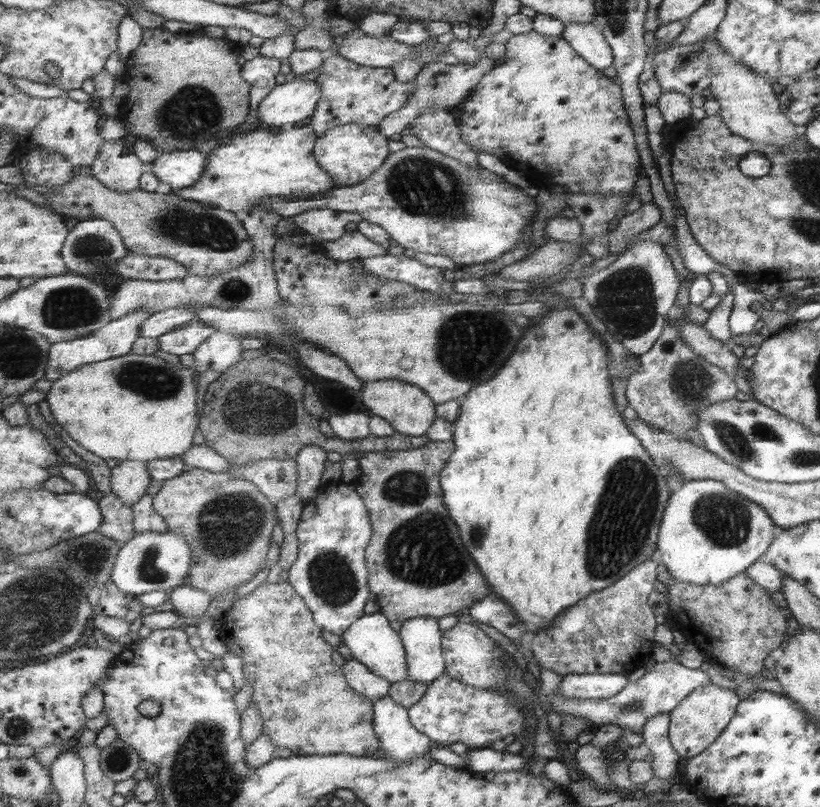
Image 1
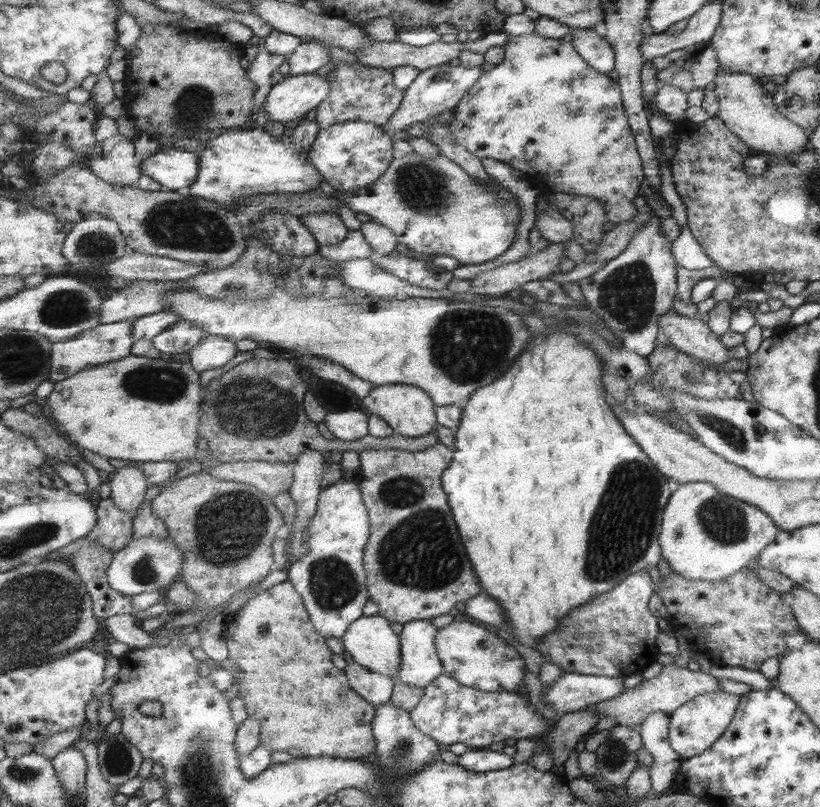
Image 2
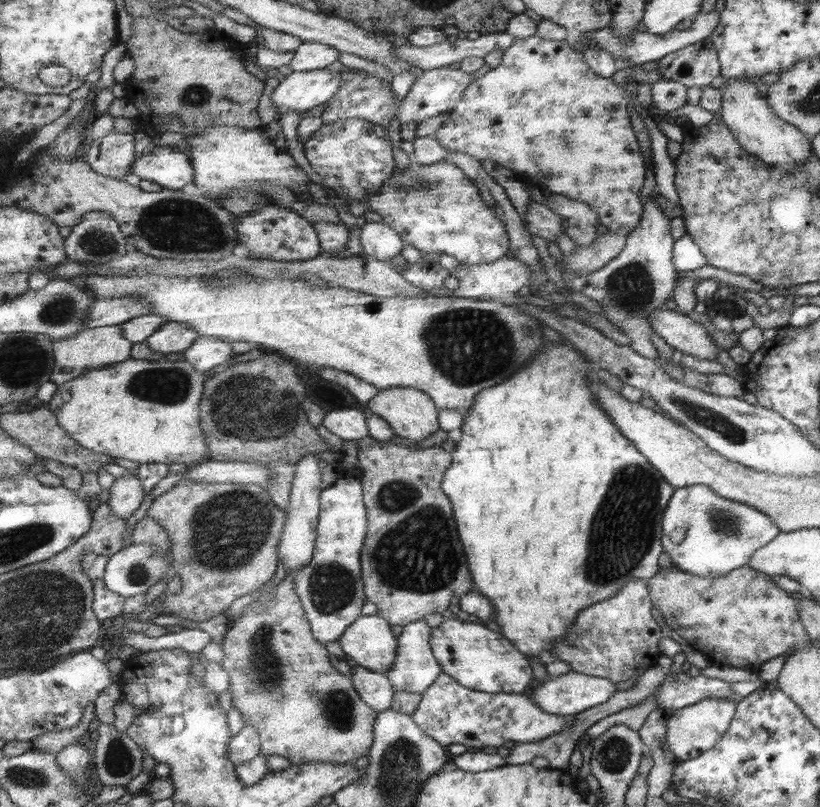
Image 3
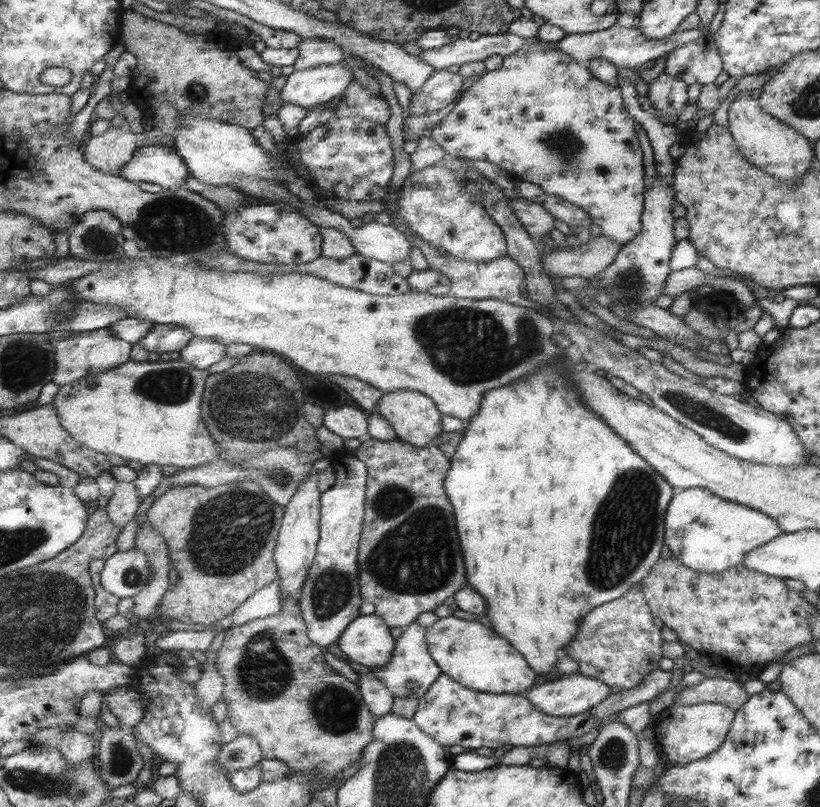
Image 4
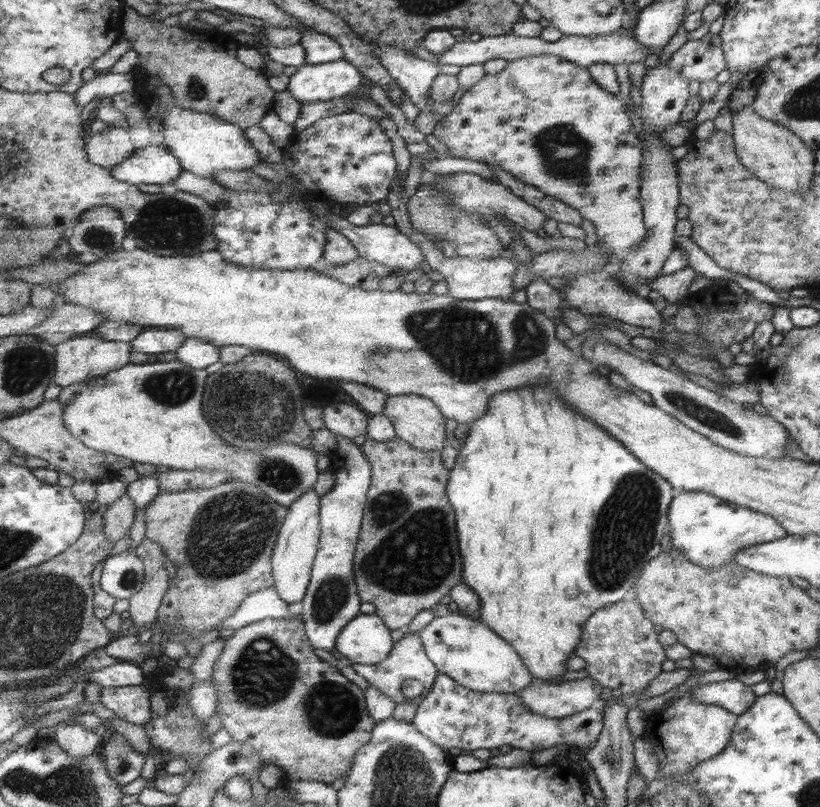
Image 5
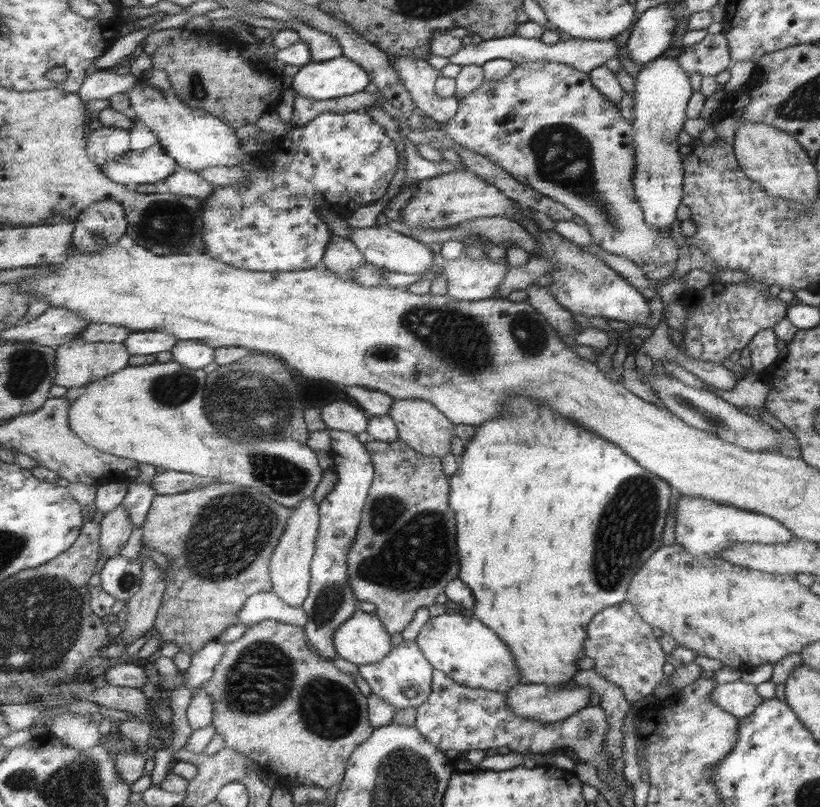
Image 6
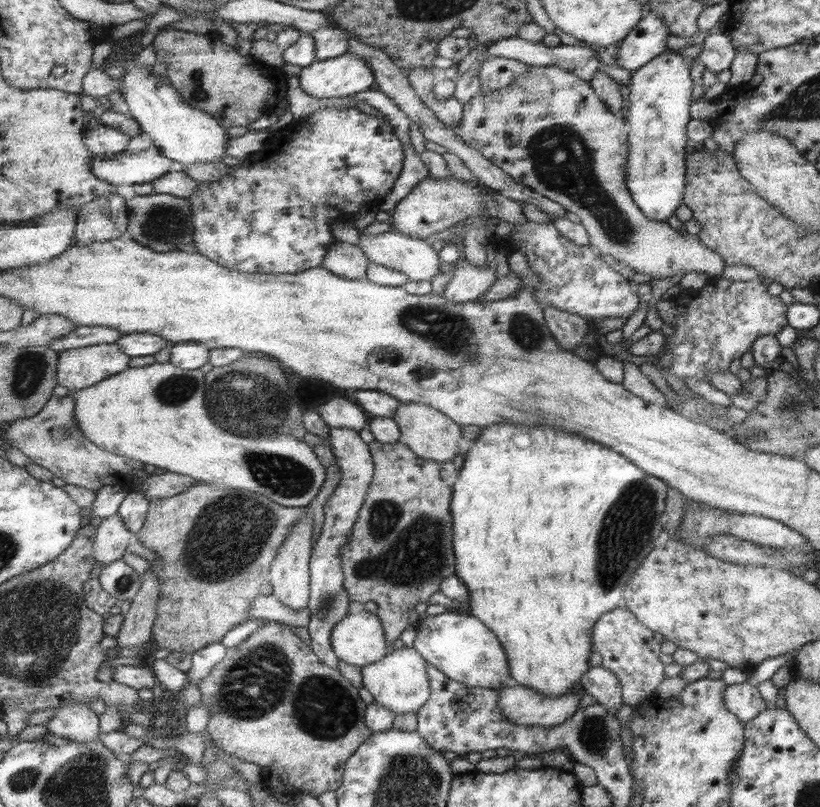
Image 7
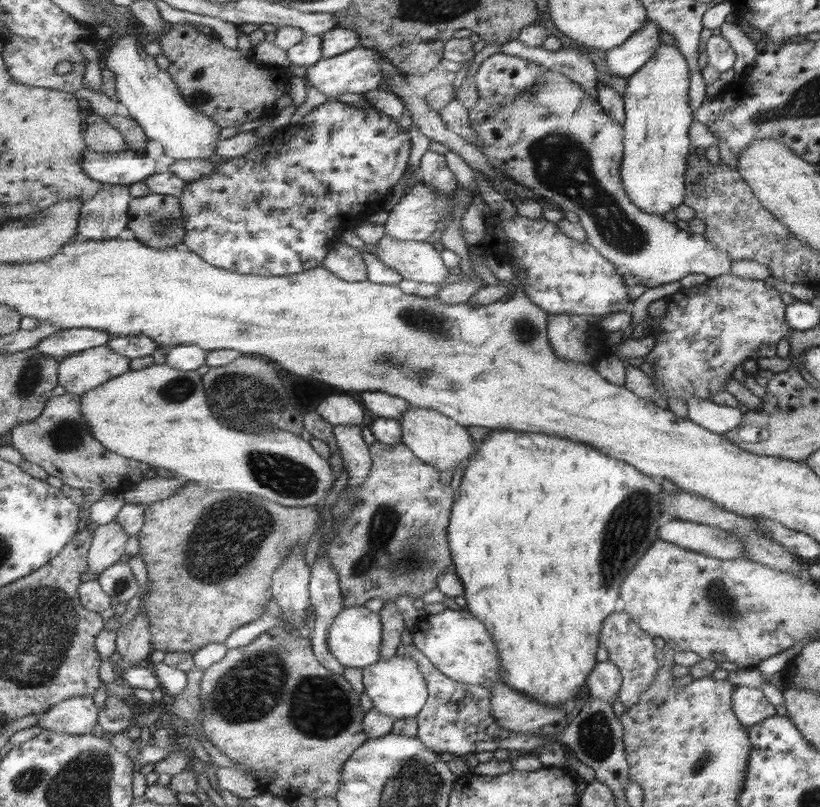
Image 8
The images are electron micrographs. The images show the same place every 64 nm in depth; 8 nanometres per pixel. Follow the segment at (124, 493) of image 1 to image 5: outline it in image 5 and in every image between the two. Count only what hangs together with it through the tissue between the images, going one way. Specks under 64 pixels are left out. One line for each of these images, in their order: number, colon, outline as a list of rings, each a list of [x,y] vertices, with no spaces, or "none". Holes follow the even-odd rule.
2: [[[137,464],[137,466],[115,470],[111,478],[111,486],[113,486],[111,498],[115,498],[119,508],[135,514],[143,506],[143,500],[151,488],[151,482],[145,476],[141,464]]]
3: [[[129,470],[129,472],[131,472],[129,476],[123,476],[113,484],[111,500],[109,500],[113,510],[125,520],[135,510],[139,510],[143,506],[143,500],[145,500],[145,494],[147,494],[147,488],[145,488],[141,476],[133,470]]]
4: [[[119,482],[117,484],[115,494],[109,500],[107,508],[109,508],[109,516],[113,518],[117,528],[121,528],[121,532],[123,532],[123,526],[137,516],[141,504],[143,504],[143,496],[135,482]]]
5: [[[129,490],[111,508],[107,508],[107,512],[105,512],[105,518],[107,518],[107,534],[109,534],[109,538],[111,538],[113,544],[131,530],[137,510],[139,508],[137,508],[133,496],[129,494]]]

